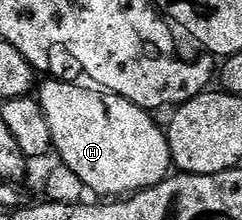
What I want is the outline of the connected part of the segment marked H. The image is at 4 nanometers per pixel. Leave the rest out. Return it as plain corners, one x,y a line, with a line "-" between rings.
53,79
41,87
39,102
47,117
47,125
51,125
53,151
60,162
83,181
83,185
97,197
128,197
138,191
146,191
148,187
159,185
168,179
173,167
173,154
169,148
169,136
156,123
154,116
144,111
139,105
127,101
118,95
98,89
93,85
80,87
77,83
60,83

